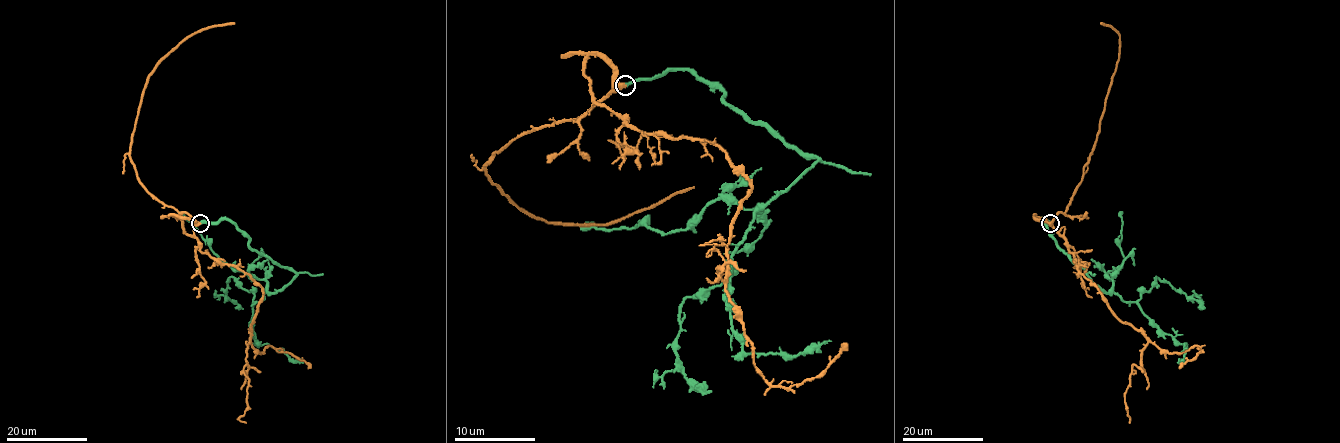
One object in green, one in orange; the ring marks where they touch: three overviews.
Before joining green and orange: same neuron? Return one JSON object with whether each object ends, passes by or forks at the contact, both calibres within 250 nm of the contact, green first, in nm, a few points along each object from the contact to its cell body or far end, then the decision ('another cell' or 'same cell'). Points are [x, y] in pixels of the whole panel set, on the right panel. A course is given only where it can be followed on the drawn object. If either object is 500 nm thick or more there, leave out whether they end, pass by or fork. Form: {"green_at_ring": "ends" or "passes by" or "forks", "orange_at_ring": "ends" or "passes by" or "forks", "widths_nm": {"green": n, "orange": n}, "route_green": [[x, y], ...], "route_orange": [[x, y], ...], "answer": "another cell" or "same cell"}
{"widths_nm": {"green": 380, "orange": 600}, "route_green": [[1050, 223], [1042, 219], [1056, 245], [1097, 285], [1135, 302], [1161, 330], [1184, 344], [1178, 362]], "route_orange": [[1050, 223], [1035, 218], [1063, 237], [1078, 271], [1122, 322], [1170, 353], [1198, 346], [1201, 351], [1179, 366]], "answer": "same cell"}

